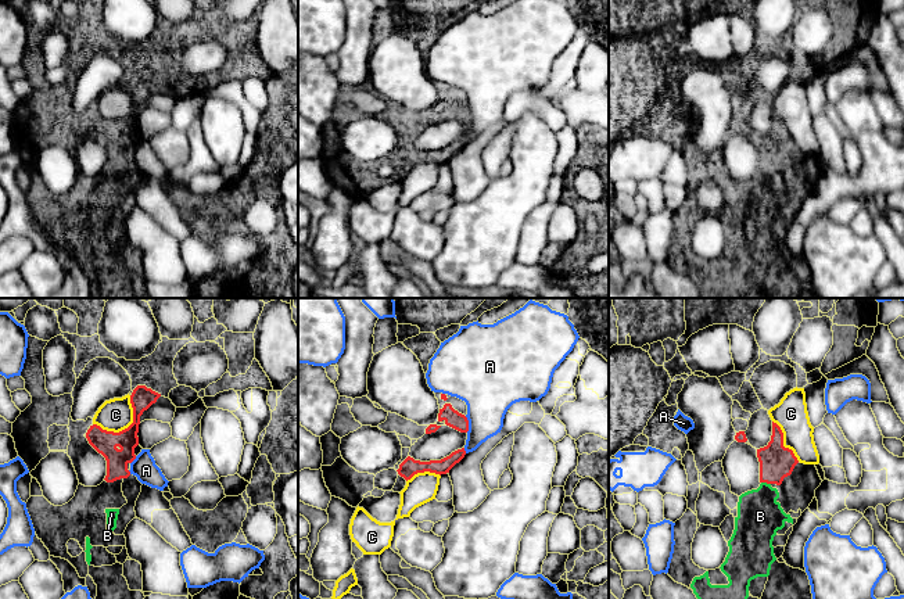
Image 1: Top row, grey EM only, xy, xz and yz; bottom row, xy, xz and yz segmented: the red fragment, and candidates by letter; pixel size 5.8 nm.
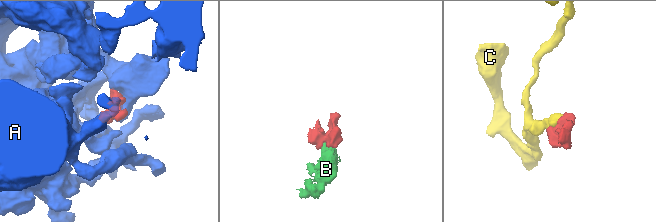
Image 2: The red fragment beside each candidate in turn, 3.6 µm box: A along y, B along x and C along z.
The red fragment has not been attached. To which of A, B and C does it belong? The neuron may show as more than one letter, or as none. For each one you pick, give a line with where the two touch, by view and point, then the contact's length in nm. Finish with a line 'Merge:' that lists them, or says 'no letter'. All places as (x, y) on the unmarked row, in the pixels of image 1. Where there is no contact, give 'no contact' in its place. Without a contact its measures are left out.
B: yz (766, 171) | 60 nm
Merge: B

